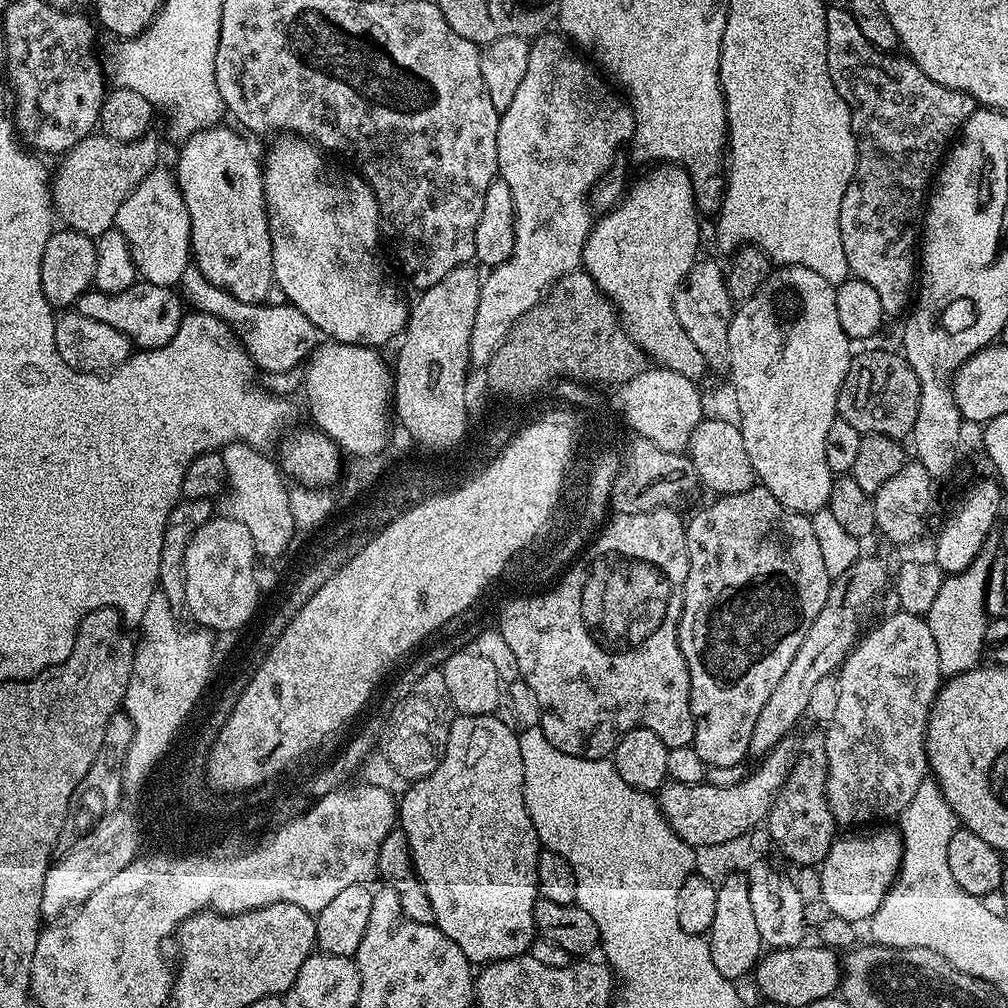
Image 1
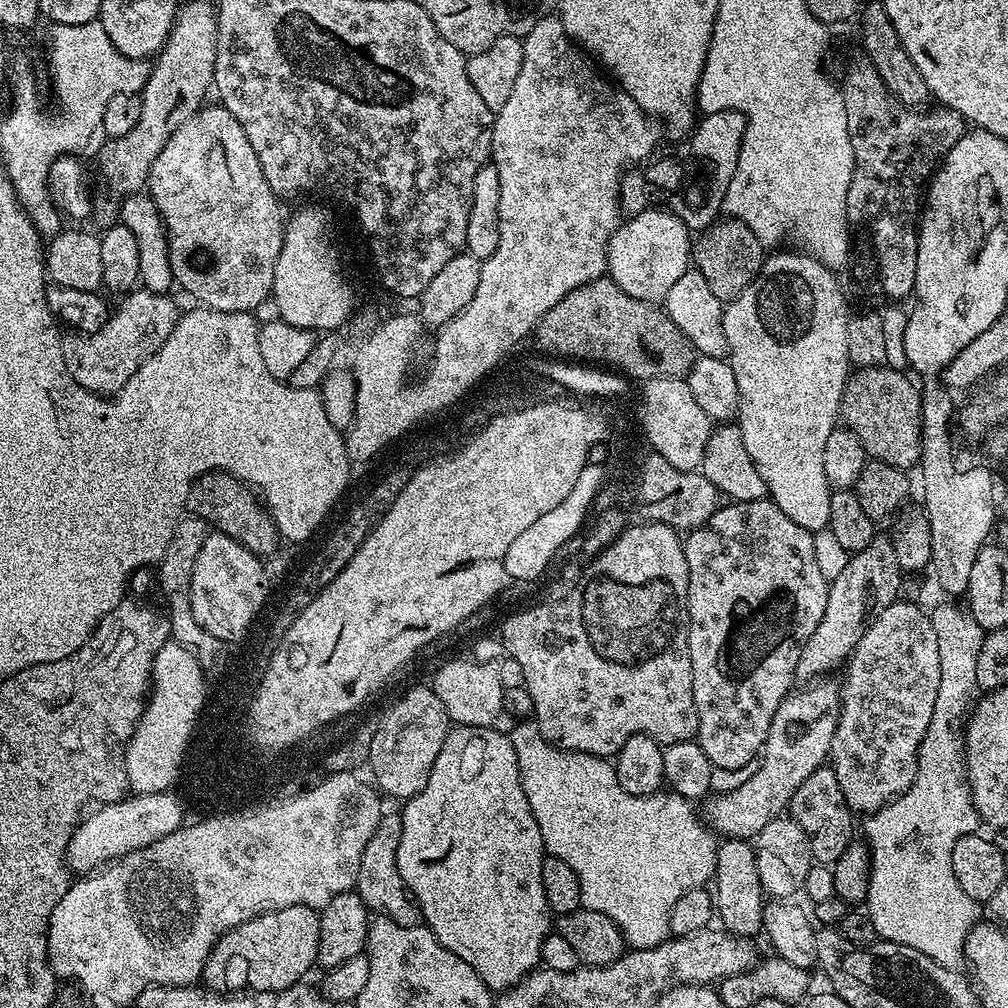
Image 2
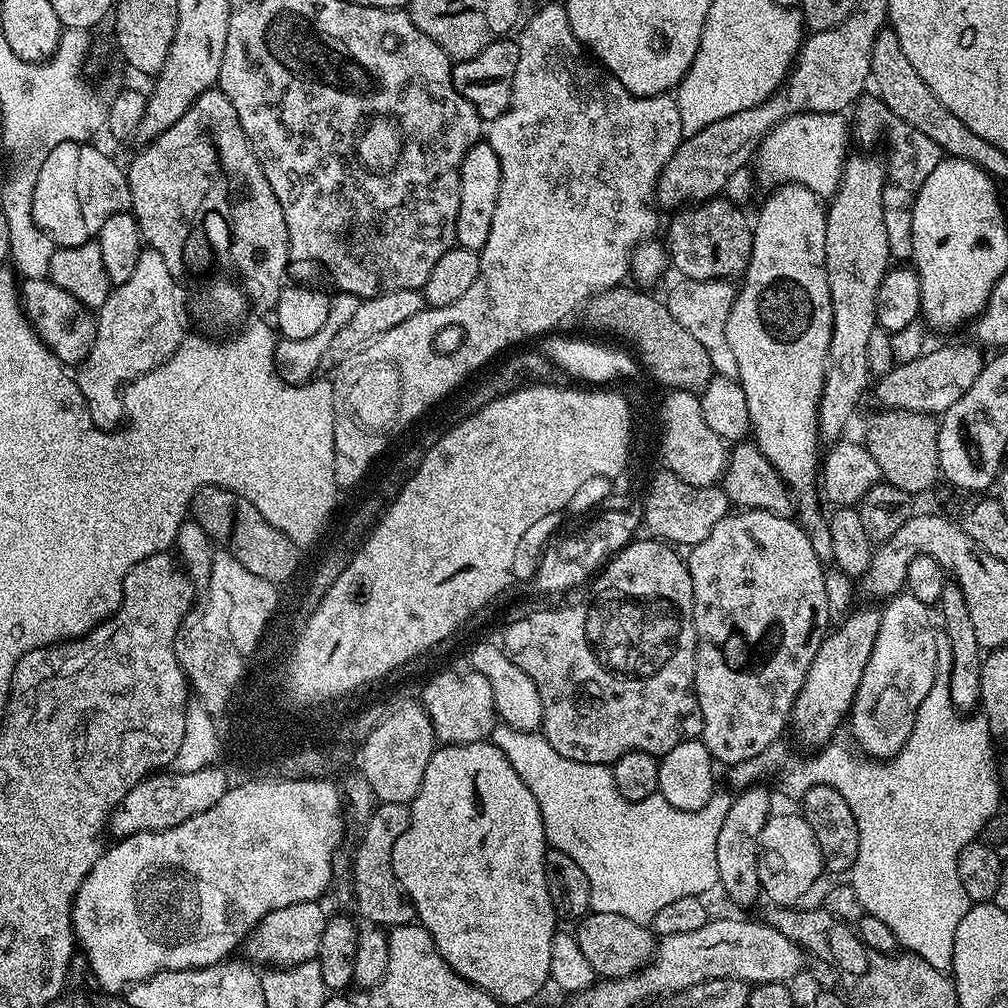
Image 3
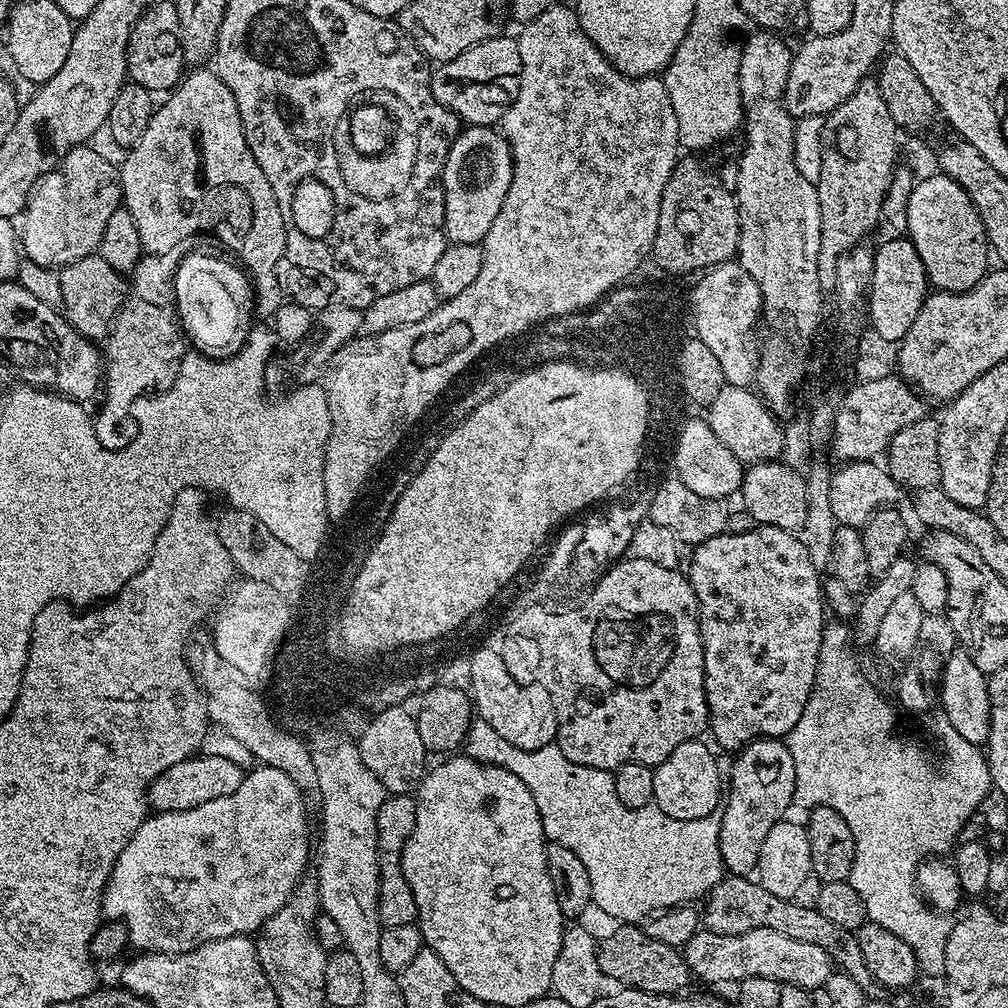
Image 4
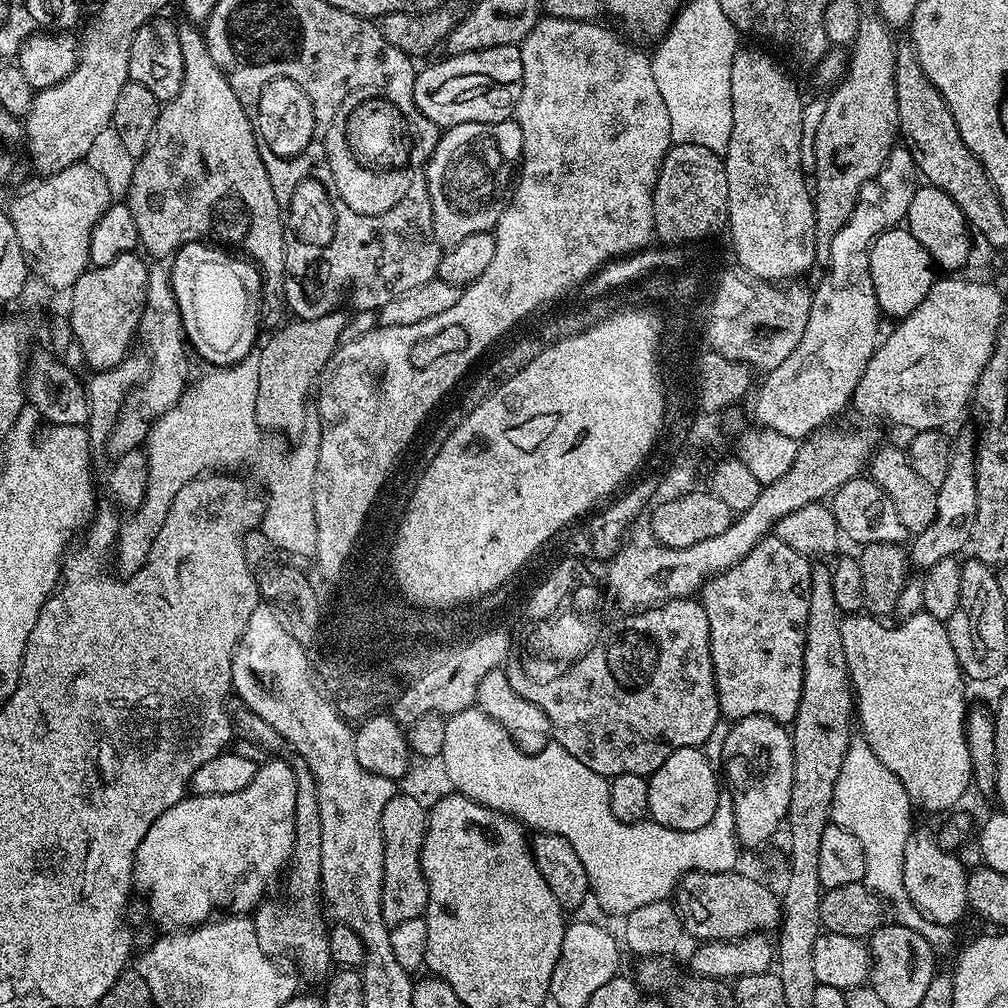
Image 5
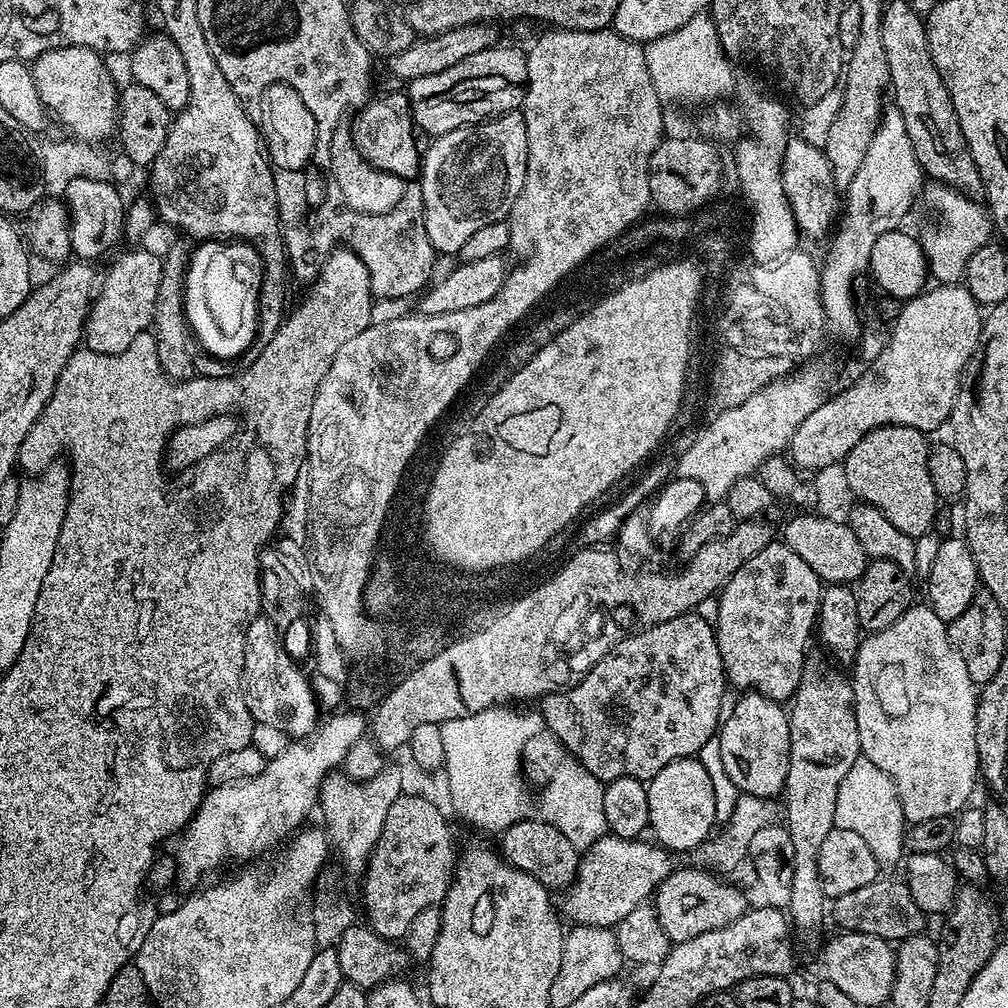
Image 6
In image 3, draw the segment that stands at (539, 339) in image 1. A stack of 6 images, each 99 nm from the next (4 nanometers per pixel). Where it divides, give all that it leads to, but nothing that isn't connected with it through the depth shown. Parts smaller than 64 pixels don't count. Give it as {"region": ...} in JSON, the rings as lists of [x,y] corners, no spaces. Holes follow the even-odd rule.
{"region":[[[617,286],[608,288],[592,297],[582,308],[582,320],[596,332],[609,332],[617,341],[623,342],[644,365],[647,375],[665,384],[665,389],[677,392],[693,392],[699,394],[712,381],[713,371],[710,354],[706,354],[690,330],[685,330],[678,323],[678,318],[670,314],[667,303],[663,299],[655,300],[651,291],[639,287]]]}

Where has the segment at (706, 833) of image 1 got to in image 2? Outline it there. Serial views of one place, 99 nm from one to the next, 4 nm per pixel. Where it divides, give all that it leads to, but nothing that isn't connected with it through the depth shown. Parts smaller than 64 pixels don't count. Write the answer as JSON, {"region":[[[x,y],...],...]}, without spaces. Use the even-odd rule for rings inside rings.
{"region":[[[820,678],[801,688],[779,704],[758,768],[731,792],[712,794],[703,801],[702,818],[717,835],[747,840],[756,837],[770,821],[783,815],[798,786],[827,761],[840,714],[841,685],[832,678]]]}

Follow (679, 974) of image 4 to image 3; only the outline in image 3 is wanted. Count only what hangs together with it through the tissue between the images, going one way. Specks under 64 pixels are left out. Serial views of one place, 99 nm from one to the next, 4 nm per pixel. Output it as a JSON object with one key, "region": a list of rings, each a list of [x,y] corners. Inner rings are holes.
{"region":[[[589,911],[583,920],[575,925],[574,935],[583,956],[590,961],[590,966],[597,977],[605,980],[626,978],[630,974],[651,964],[656,955],[657,937],[651,927],[639,920],[622,918],[620,912]]]}

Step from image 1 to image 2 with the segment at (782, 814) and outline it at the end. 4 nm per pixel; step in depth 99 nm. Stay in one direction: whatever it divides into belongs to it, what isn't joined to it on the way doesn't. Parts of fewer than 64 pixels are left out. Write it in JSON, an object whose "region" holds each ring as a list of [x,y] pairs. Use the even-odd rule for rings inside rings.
{"region":[[[831,766],[818,767],[794,791],[790,803],[790,816],[805,832],[811,859],[818,865],[835,865],[838,858],[842,858],[844,851],[854,843],[852,836],[852,819],[854,813],[844,801],[842,789],[835,777],[835,770]]]}

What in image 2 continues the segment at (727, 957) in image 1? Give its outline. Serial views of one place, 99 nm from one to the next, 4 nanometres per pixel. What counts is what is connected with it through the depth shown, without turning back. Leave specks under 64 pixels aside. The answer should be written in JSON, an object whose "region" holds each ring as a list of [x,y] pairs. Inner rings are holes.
{"region":[[[728,838],[716,849],[716,874],[714,877],[714,912],[721,920],[723,931],[741,938],[756,938],[761,935],[764,926],[764,906],[766,893],[760,884],[758,866],[756,865],[755,847],[747,839]]]}

